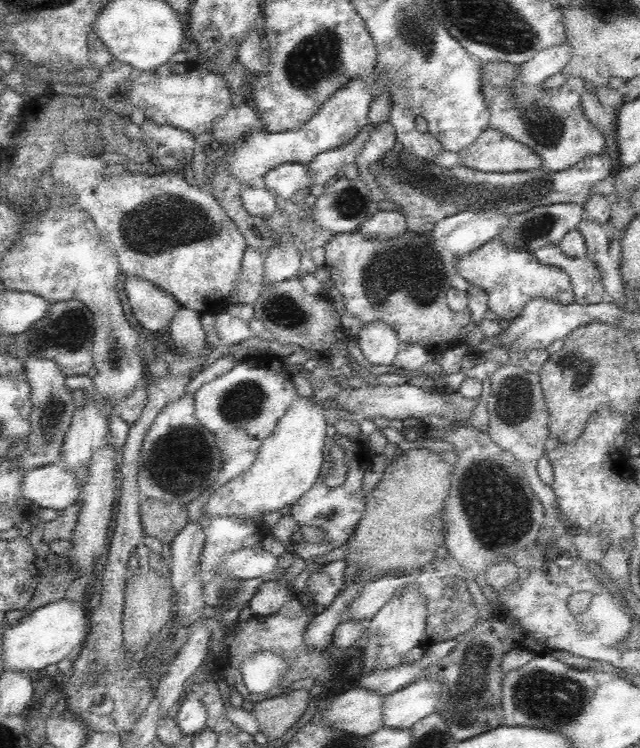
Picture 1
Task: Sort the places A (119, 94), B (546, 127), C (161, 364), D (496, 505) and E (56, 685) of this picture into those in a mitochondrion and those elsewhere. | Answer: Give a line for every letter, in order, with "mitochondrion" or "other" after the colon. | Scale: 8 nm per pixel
A: other
B: mitochondrion
C: other
D: mitochondrion
E: other

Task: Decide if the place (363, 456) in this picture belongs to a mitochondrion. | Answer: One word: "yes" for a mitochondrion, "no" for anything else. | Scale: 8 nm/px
no

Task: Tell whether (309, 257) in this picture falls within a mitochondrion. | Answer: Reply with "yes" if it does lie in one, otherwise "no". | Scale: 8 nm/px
no

